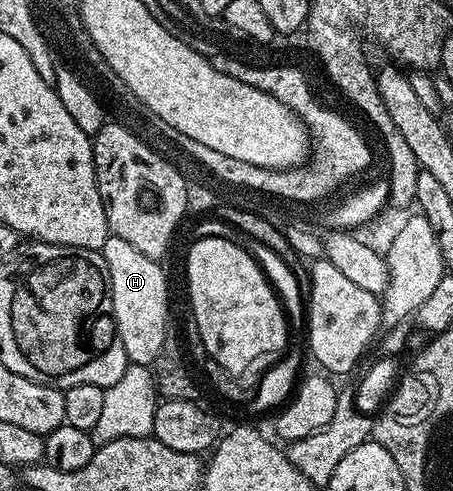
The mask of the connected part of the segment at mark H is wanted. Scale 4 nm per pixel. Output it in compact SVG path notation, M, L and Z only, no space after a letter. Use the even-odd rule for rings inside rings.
M110 234L99 249L107 262L109 271L109 293L113 303L113 317L117 323L117 337L127 350L130 364L151 366L163 350L167 335L165 327L169 324L169 284L165 281L165 272L158 261L147 254L135 250L131 242Z

